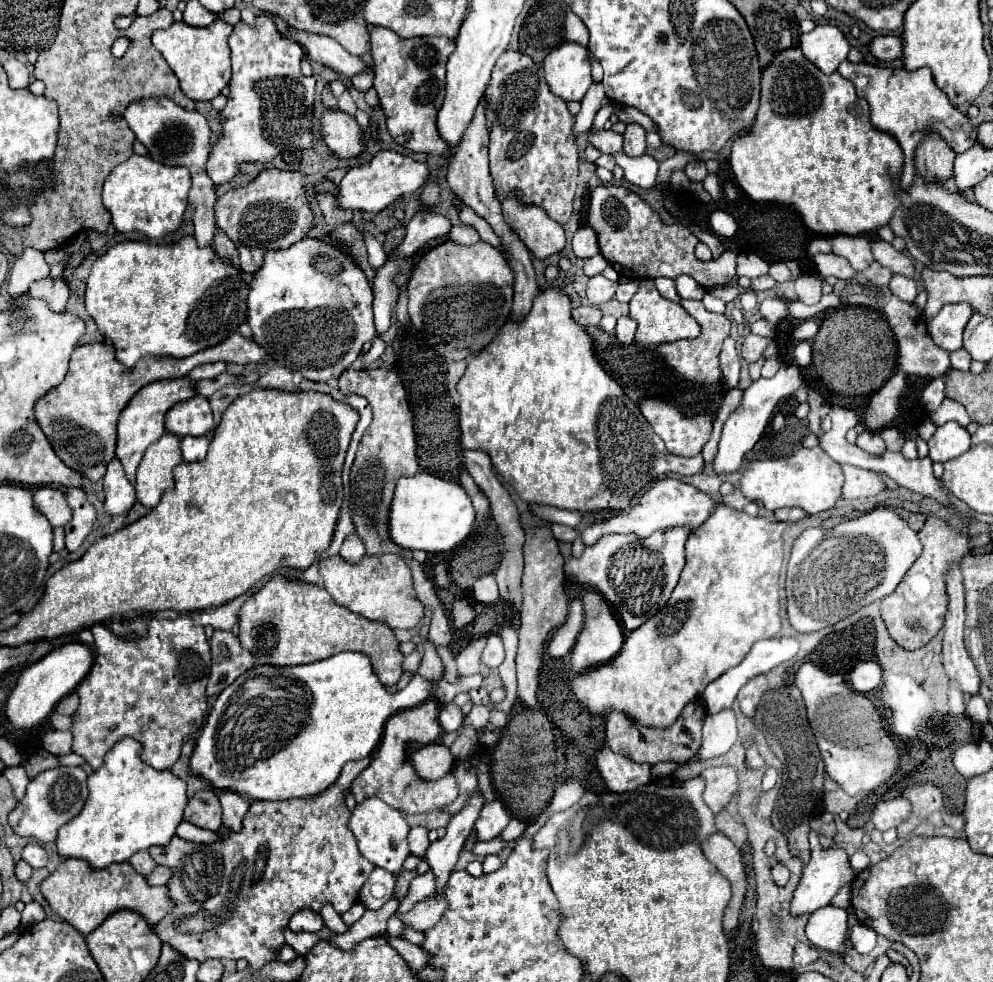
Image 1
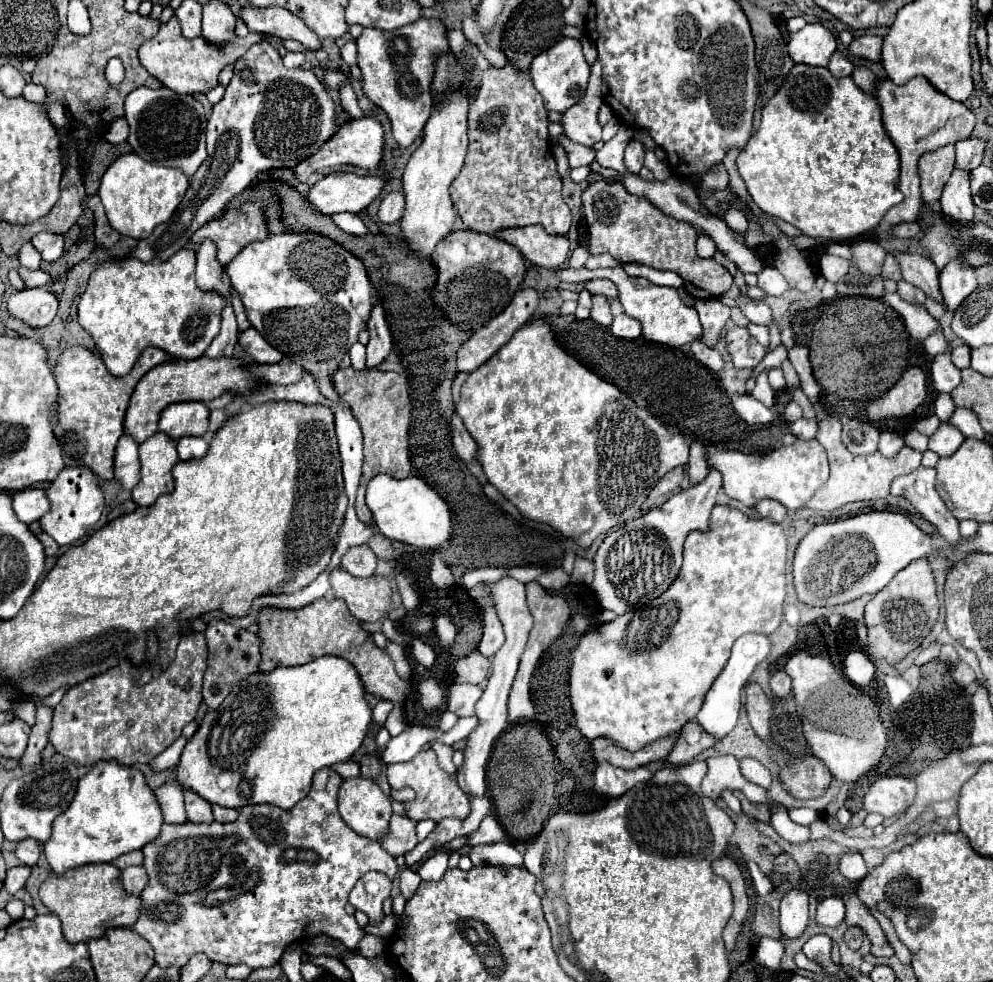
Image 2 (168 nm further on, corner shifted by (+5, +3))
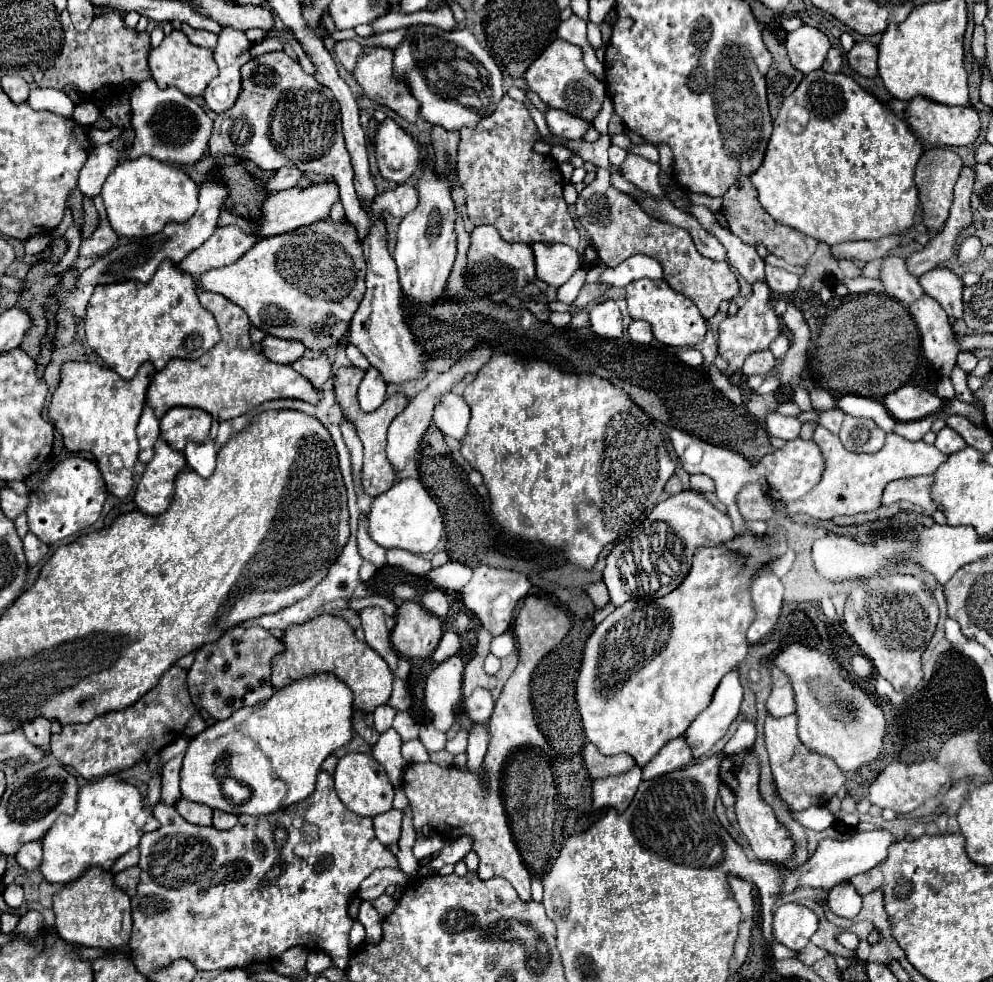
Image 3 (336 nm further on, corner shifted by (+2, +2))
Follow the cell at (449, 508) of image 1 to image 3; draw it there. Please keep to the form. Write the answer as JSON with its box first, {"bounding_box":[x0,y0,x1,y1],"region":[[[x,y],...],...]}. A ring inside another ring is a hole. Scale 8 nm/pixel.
{"bounding_box":[367,479,443,555],"region":[[[399,479],[389,491],[375,497],[367,519],[371,539],[385,549],[397,547],[423,555],[433,551],[443,535],[443,515],[419,479]]]}

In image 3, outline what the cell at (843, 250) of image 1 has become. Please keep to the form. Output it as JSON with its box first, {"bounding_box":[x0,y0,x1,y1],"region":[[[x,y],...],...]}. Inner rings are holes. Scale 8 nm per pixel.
{"bounding_box":[879,255,923,305],"region":[[[895,255],[883,257],[879,275],[881,275],[881,281],[885,283],[885,289],[889,291],[889,297],[895,297],[903,305],[909,305],[923,295],[923,289],[917,277],[913,277],[907,271],[905,261],[901,257],[895,257]]]}

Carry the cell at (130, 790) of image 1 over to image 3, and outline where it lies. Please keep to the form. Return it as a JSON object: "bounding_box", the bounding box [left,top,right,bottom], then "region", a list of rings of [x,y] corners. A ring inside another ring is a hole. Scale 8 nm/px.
{"bounding_box":[41,775,159,883],"region":[[[105,775],[85,783],[77,793],[77,811],[71,817],[57,817],[53,827],[43,837],[41,873],[49,883],[69,883],[93,865],[109,871],[113,863],[139,845],[145,833],[159,829],[153,809],[145,805],[139,789],[119,775]]]}

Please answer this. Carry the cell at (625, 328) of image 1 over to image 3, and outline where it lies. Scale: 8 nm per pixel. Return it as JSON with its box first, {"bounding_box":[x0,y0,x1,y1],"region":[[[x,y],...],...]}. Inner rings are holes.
{"bounding_box":[627,321,653,345],"region":[[[631,321],[627,327],[627,333],[635,343],[643,343],[643,345],[651,343],[651,339],[653,339],[651,327],[647,321]]]}

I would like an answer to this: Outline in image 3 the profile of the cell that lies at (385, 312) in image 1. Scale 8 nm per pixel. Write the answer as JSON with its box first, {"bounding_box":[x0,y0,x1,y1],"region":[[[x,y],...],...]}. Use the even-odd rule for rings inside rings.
{"bounding_box":[359,365,387,411],"region":[[[373,365],[365,371],[365,377],[359,385],[359,403],[363,411],[375,411],[385,401],[385,387],[387,383],[379,377],[379,369]]]}

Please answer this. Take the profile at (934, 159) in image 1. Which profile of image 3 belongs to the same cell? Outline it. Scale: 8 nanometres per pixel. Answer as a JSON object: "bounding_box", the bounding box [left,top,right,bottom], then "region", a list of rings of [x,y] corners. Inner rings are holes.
{"bounding_box":[915,149,963,229],"region":[[[925,149],[925,153],[921,155],[915,169],[915,183],[919,189],[921,207],[923,207],[923,223],[929,229],[939,229],[947,221],[949,207],[953,203],[953,185],[959,177],[961,167],[963,167],[961,157],[949,149]]]}

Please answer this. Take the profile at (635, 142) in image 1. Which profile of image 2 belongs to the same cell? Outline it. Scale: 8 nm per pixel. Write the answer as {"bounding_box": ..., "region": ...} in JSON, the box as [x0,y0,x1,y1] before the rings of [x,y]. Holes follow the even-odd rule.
{"bounding_box":[624,140,644,172],"region":[[[630,140],[630,144],[626,146],[626,154],[624,154],[624,166],[628,168],[628,172],[640,172],[640,168],[644,166],[644,146],[636,140]]]}

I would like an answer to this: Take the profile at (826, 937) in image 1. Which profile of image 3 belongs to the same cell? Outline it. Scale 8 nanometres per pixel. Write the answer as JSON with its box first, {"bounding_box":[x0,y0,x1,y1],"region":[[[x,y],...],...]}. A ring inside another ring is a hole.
{"bounding_box":[827,883,861,917],"region":[[[841,883],[829,891],[827,907],[841,917],[855,917],[861,909],[861,897],[851,883]]]}

